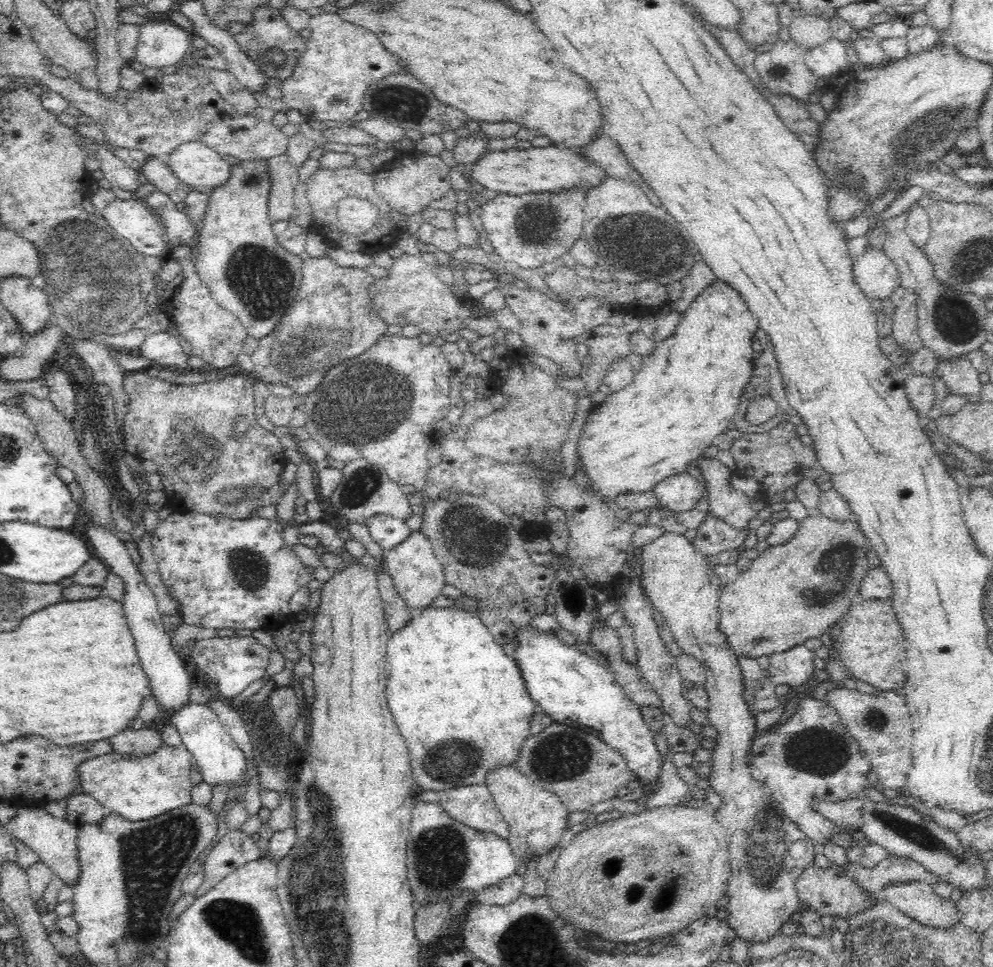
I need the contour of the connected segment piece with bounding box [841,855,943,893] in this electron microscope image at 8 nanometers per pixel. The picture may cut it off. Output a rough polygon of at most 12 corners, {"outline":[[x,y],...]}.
{"outline":[[891,855],[874,868],[841,870],[864,890],[887,884],[943,881],[919,862]]}

